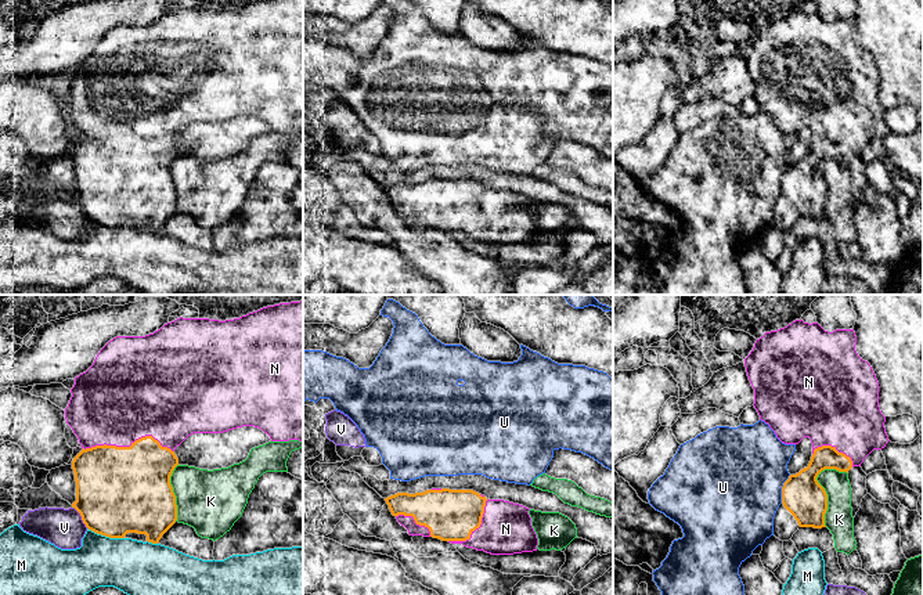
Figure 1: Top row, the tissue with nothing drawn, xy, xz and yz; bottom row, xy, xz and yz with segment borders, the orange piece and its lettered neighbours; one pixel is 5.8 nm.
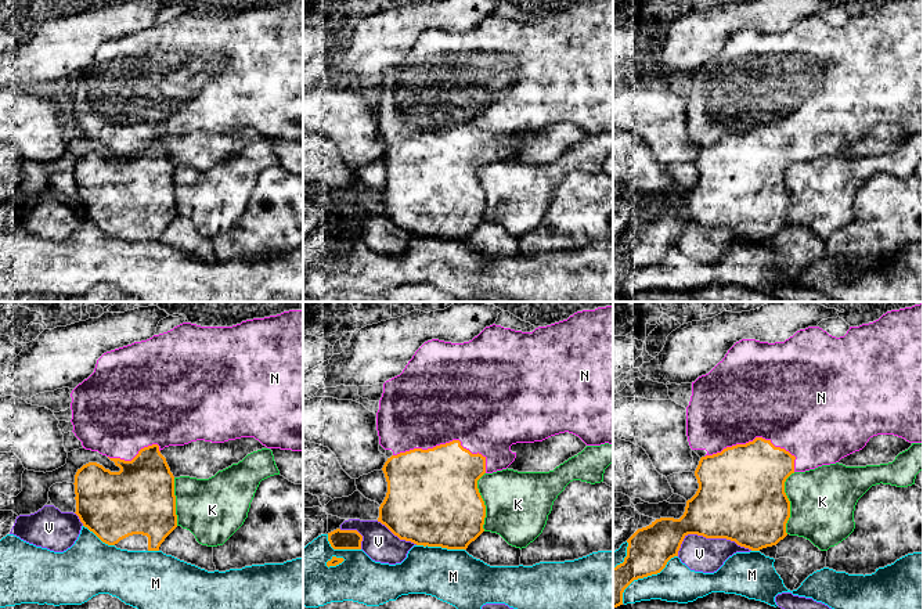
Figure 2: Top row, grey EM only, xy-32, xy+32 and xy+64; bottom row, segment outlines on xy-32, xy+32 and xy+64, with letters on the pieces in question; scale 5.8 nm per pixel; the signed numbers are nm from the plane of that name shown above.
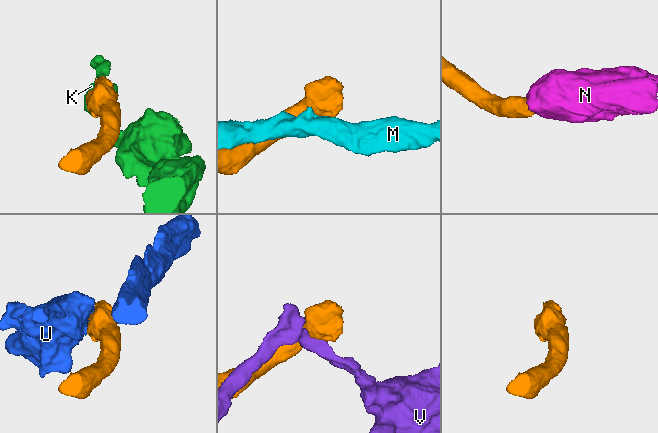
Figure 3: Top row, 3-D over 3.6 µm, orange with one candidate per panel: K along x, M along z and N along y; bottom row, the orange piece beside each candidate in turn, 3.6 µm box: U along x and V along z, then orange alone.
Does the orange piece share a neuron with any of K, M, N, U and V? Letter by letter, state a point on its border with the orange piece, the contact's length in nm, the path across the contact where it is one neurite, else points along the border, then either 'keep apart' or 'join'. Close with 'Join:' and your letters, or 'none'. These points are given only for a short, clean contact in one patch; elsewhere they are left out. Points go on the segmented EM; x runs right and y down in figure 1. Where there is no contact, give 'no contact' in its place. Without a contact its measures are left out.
K: contact yz (822, 487); length 340 nm; border yz (846, 471), (824, 469), (817, 478), (826, 494), (825, 526); keep apart
M: contact xy (105, 536); length 220 nm; keep apart
N: contact xy (130, 446); length 550 nm; join
U: contact yz (782, 489); length 180 nm; border yz (790, 475), (783, 483), (781, 502); keep apart
V: contact xy (82, 518); length 160 nm; keep apart
Join: N

